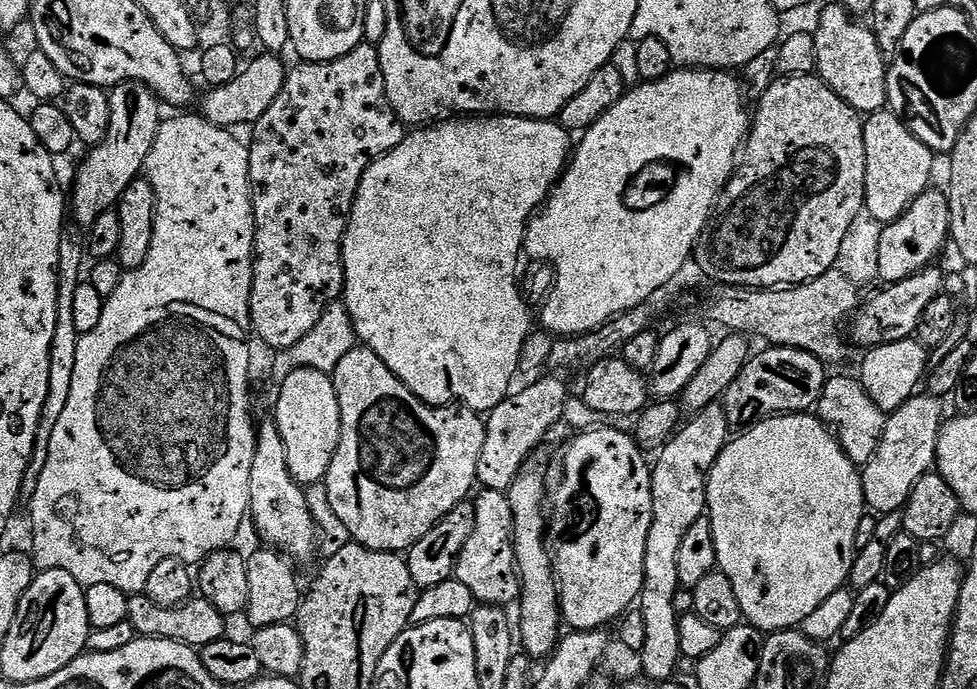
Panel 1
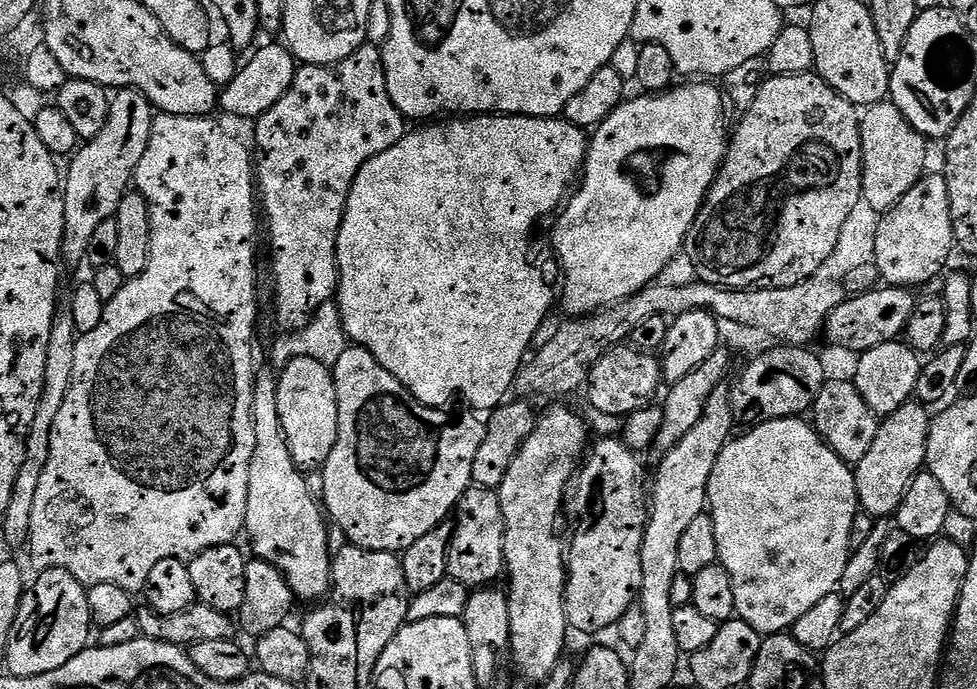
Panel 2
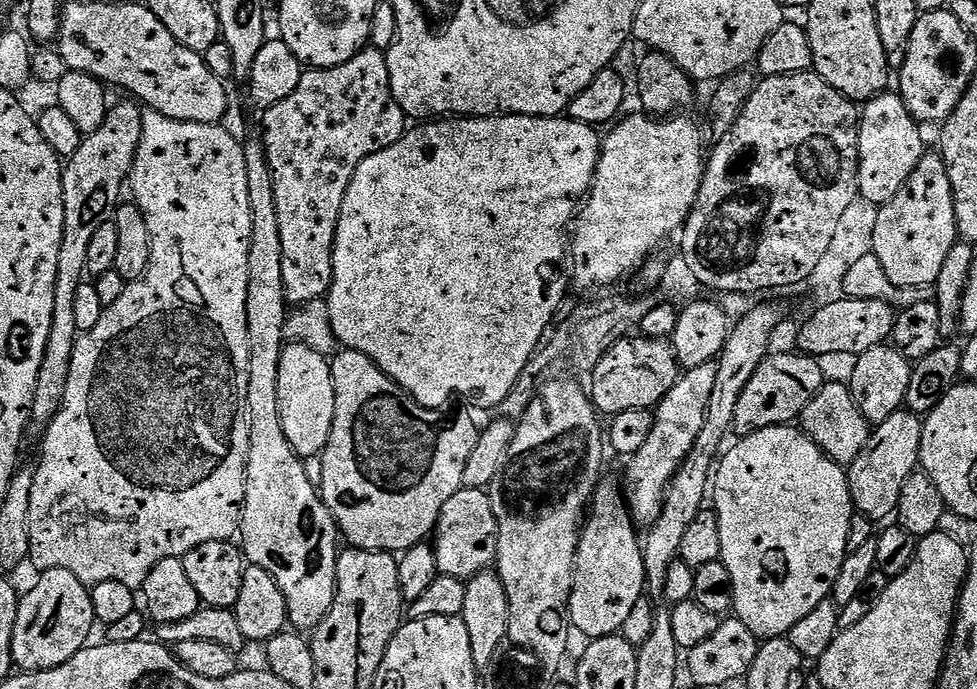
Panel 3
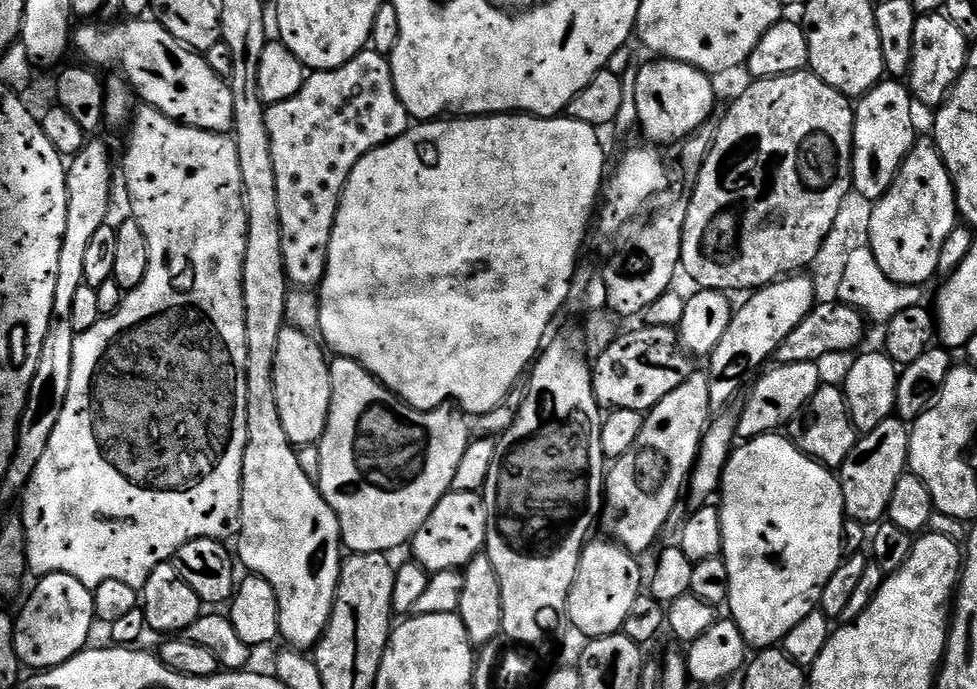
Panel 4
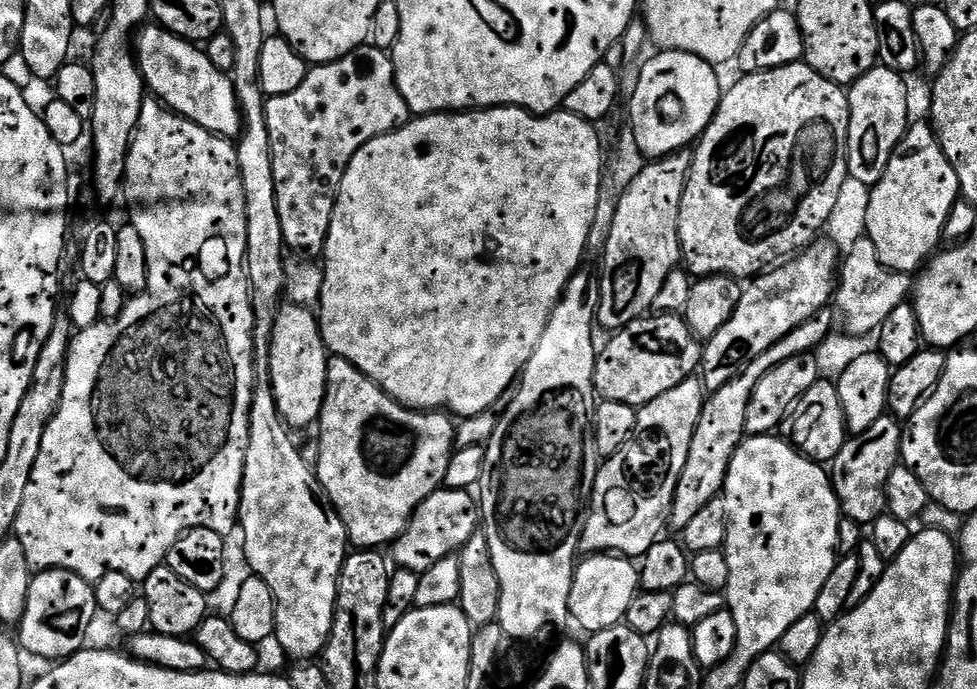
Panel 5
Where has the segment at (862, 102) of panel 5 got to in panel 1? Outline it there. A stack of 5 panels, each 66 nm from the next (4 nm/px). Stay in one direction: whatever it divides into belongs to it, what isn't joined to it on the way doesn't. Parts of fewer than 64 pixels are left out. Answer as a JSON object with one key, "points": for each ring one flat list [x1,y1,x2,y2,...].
{"points":[[891,110,871,113,864,120,864,141,866,142,866,186,864,207,881,226,894,222,914,202,914,198,929,191,932,180,934,154,905,125,904,121]]}

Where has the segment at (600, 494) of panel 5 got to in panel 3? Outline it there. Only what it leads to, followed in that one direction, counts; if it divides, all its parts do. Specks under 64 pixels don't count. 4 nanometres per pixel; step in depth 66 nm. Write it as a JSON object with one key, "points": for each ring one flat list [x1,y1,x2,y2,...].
{"points":[[715,363,689,368,656,405,650,438,646,438,642,450,638,450,638,454,634,454,627,461,628,473,625,474,624,480,622,479,626,489,628,511,637,525,650,526,656,521,658,514,662,514,664,490,688,457,706,422,710,394,714,394,714,378,718,378]]}

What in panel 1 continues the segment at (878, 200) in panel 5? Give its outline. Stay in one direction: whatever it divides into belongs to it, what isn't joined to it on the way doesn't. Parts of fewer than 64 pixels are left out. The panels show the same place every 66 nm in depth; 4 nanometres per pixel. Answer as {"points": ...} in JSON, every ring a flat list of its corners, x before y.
{"points":[[943,191,923,192,894,222,883,225,882,238,878,242,879,279,885,285,897,284,914,274,924,271,950,240,950,206]]}

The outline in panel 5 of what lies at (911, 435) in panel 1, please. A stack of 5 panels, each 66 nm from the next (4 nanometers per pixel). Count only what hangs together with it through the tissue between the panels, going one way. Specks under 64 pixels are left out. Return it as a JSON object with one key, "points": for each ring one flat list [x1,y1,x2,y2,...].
{"points":[[886,414,870,426,861,436,845,440,842,450,830,461,832,488,840,503,840,511,847,519,861,526,871,525,873,520,886,512,886,480,890,472,901,463,900,441,902,428,891,415]]}

